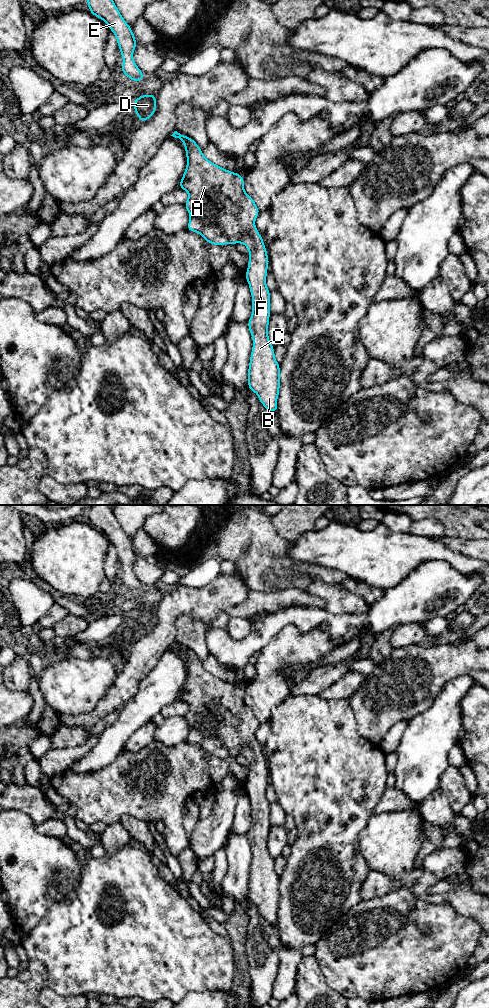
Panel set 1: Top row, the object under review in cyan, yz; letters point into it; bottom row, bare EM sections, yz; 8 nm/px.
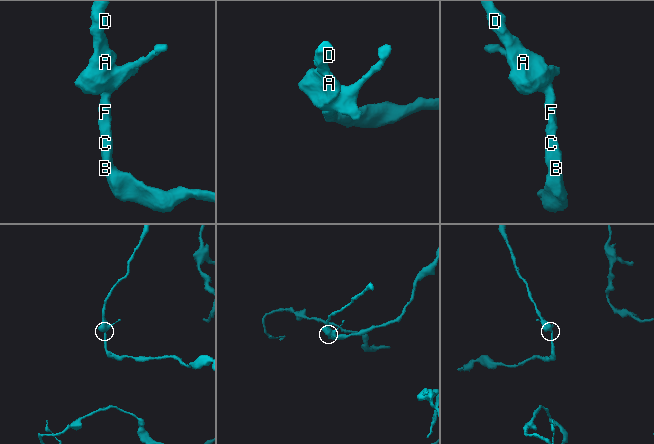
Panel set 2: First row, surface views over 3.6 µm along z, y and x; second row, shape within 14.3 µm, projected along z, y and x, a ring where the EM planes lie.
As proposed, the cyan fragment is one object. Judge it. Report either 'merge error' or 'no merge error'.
no merge error

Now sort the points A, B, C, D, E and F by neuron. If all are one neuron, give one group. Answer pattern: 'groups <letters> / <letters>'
groups A B C D E F

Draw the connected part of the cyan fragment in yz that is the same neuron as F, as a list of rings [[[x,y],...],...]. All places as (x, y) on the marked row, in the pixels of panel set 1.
[[[175,131],[171,136],[181,139],[183,141],[187,165],[185,172],[181,178],[179,188],[188,192],[188,200],[184,203],[185,208],[189,212],[189,223],[187,230],[197,232],[205,239],[209,244],[223,246],[226,243],[229,244],[244,244],[249,256],[249,263],[246,271],[246,281],[249,284],[250,293],[252,295],[252,315],[247,323],[249,331],[252,335],[253,347],[250,355],[250,362],[248,367],[248,387],[249,391],[254,391],[261,404],[270,412],[276,412],[278,410],[277,399],[280,390],[280,364],[275,359],[274,347],[269,341],[268,326],[270,311],[270,291],[266,284],[266,276],[268,272],[269,258],[267,249],[264,245],[263,237],[259,234],[255,220],[259,215],[259,208],[256,206],[255,201],[244,190],[244,178],[242,175],[235,172],[226,170],[211,161],[209,161],[202,153],[198,144],[188,136]]]

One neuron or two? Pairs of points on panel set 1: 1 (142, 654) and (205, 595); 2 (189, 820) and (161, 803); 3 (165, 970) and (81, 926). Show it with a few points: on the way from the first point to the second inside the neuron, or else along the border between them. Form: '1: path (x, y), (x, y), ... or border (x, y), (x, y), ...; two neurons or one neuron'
1: path (160, 636), (164, 632), (166, 620), (187, 601); one neuron
2: border (182, 814), (182, 824), (189, 839); two neurons
3: path (144, 949), (130, 935), (102, 935); one neuron

